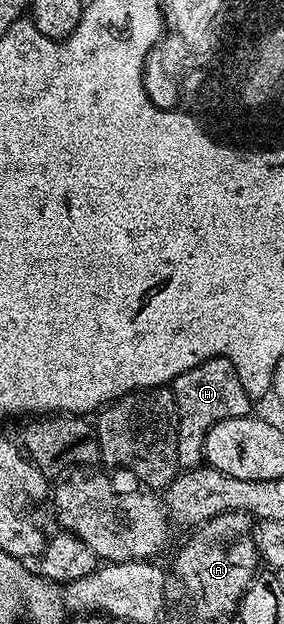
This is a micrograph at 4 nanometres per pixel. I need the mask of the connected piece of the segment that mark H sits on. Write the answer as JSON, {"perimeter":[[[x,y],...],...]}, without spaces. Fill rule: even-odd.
{"perimeter":[[[213,357],[181,373],[172,388],[178,408],[176,459],[183,470],[197,469],[204,461],[204,443],[210,428],[224,419],[247,416],[248,409],[242,406],[248,400],[246,387],[233,361]]]}

